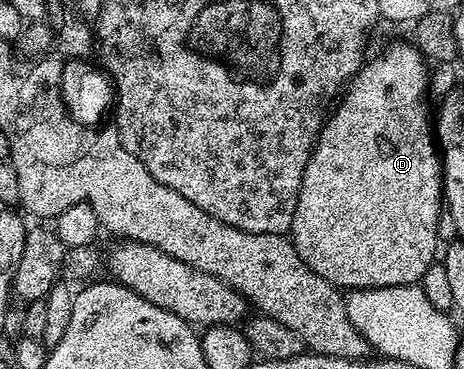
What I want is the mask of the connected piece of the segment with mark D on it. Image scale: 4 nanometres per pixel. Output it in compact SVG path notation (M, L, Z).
M410 41L395 42L372 62L371 59L364 61L359 67L359 73L351 79L345 93L338 99L339 107L337 102L327 121L323 123L323 130L309 156L309 164L305 164L305 176L301 180L297 208L293 212L293 224L289 231L297 256L301 256L301 260L305 260L305 264L309 264L309 268L313 268L317 276L321 276L321 280L329 280L329 284L347 292L372 290L374 286L413 286L422 283L425 272L436 262L437 251L441 246L438 238L438 216L445 209L443 160L433 133L433 114L430 109L427 111L427 98L429 99L429 66L423 54Z

